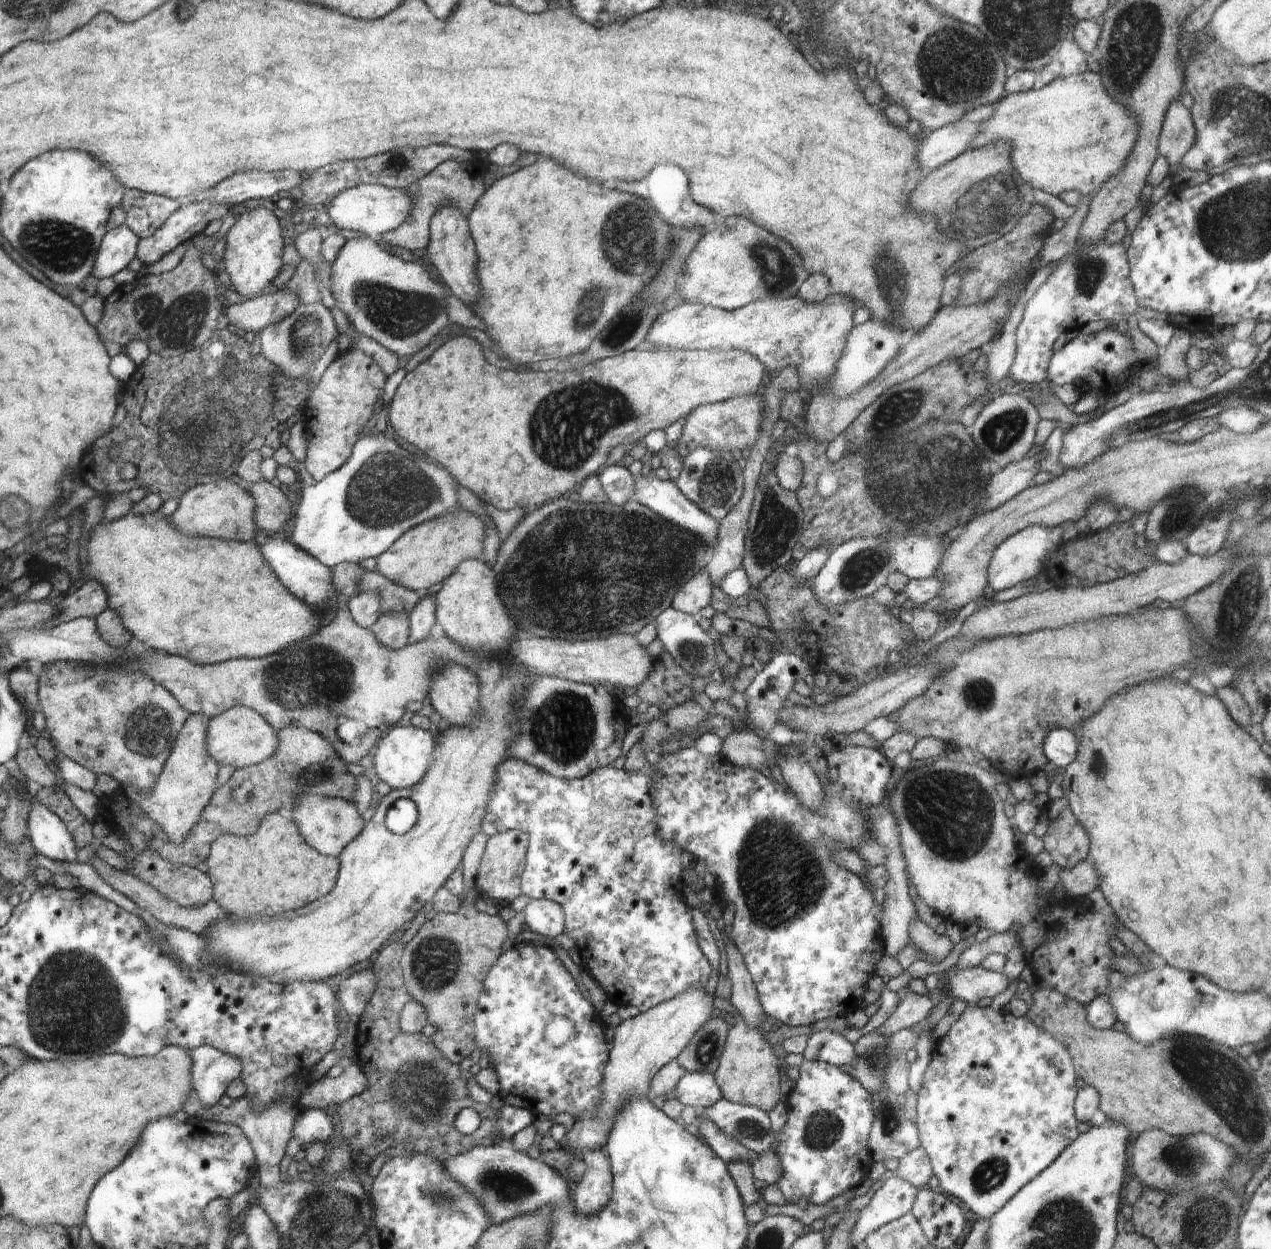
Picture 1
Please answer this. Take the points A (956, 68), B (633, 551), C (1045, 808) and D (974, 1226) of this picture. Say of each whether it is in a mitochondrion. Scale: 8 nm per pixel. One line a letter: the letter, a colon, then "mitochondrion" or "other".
A: mitochondrion
B: mitochondrion
C: other
D: other

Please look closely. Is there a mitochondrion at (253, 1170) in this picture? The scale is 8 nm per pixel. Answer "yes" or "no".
no

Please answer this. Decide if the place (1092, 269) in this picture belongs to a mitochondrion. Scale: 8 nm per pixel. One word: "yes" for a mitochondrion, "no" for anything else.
yes

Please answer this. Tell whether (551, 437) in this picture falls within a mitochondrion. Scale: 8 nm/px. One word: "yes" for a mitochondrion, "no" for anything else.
yes

